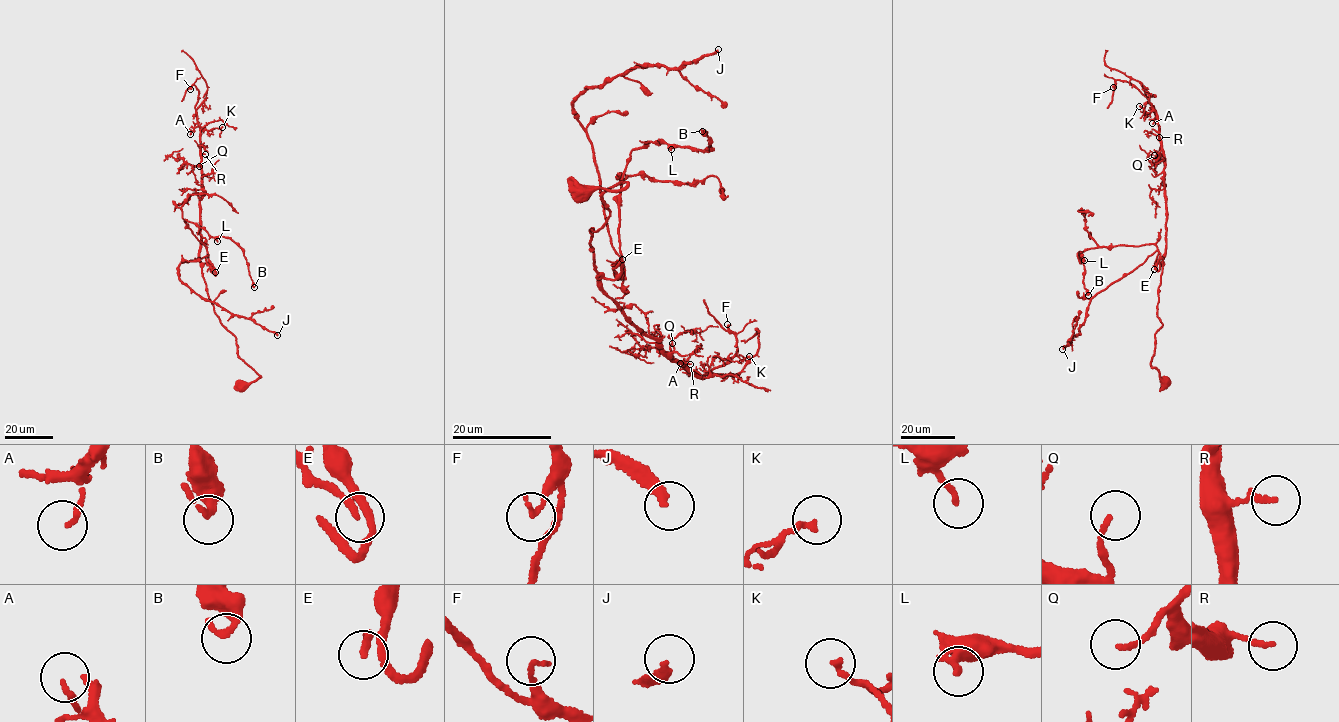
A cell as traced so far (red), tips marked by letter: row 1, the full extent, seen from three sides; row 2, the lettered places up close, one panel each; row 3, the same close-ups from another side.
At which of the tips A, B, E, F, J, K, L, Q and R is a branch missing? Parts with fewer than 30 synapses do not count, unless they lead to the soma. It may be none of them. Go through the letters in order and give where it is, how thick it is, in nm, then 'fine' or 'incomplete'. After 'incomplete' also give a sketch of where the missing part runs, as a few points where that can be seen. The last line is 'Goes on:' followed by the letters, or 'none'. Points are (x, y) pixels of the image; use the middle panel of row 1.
A: at (680, 363); 160 nm thick; fine
B: at (702, 131); 240 nm thick; fine
E: at (622, 259); 110 nm thick; incomplete; missing branch runs (622, 259), (626, 250), (612, 235), (607, 204), (615, 196), (613, 190), (677, 159)
F: at (727, 324); 160 nm thick; fine
J: at (718, 49); 240 nm thick; incomplete; missing branch runs (718, 49), (729, 46), (752, 49), (782, 35), (793, 16), (789, 5)
K: at (749, 356); 160 nm thick; fine
L: at (671, 149); 160 nm thick; fine
Q: at (672, 343); 150 nm thick; incomplete; missing branch runs (672, 343), (676, 336), (694, 331), (688, 316), (691, 306), (702, 304), (705, 307)
R: at (690, 364); 160 nm thick; fine
Goes on: E, J, Q

